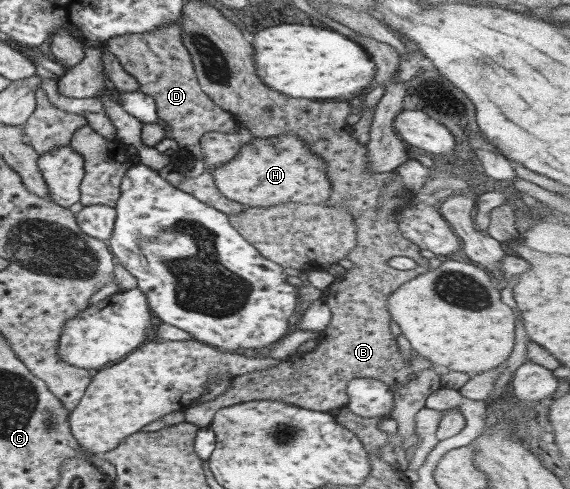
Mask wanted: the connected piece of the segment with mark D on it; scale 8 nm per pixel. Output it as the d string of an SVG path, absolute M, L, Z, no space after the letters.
M165 24L161 28L155 28L153 32L114 36L112 39L107 39L107 51L117 58L121 68L129 76L136 79L138 91L153 97L157 117L167 125L169 137L178 144L179 151L190 159L202 160L199 146L201 136L207 132L233 133L233 129L237 129L237 126L235 126L234 116L219 108L200 89L191 58L185 46L181 44L180 35L178 24Z

